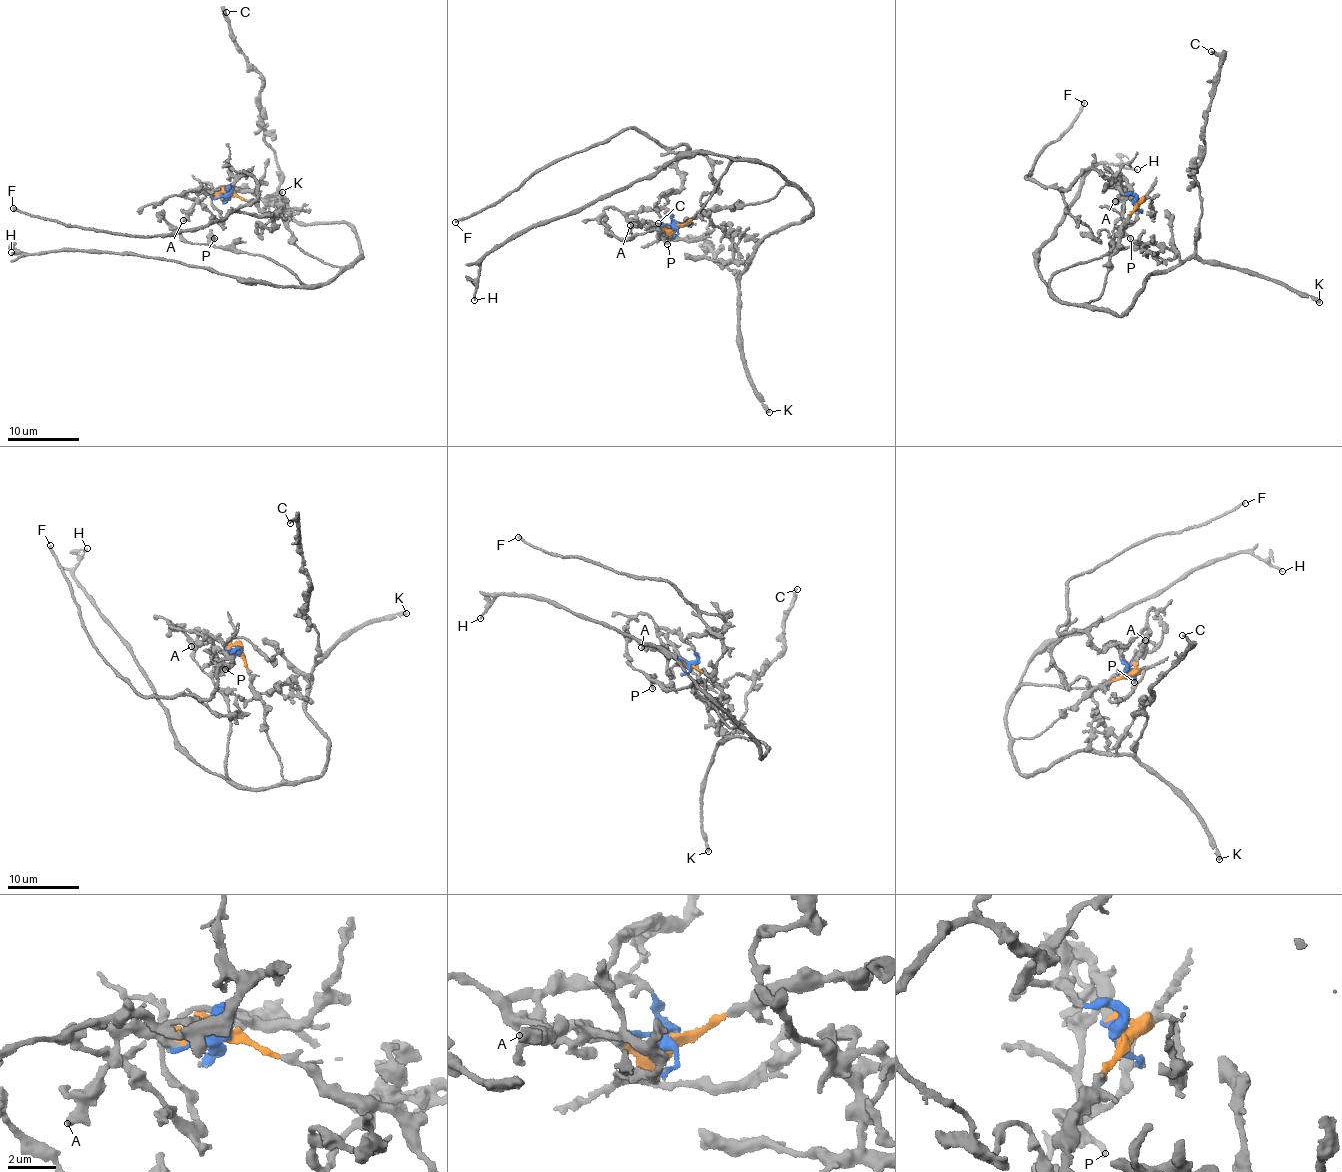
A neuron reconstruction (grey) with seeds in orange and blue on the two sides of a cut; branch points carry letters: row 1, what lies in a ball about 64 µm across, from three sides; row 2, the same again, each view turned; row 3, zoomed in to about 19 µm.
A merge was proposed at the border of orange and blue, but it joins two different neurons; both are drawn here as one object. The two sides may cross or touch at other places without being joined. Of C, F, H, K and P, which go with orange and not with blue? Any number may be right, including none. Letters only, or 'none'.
C, H, K, P

